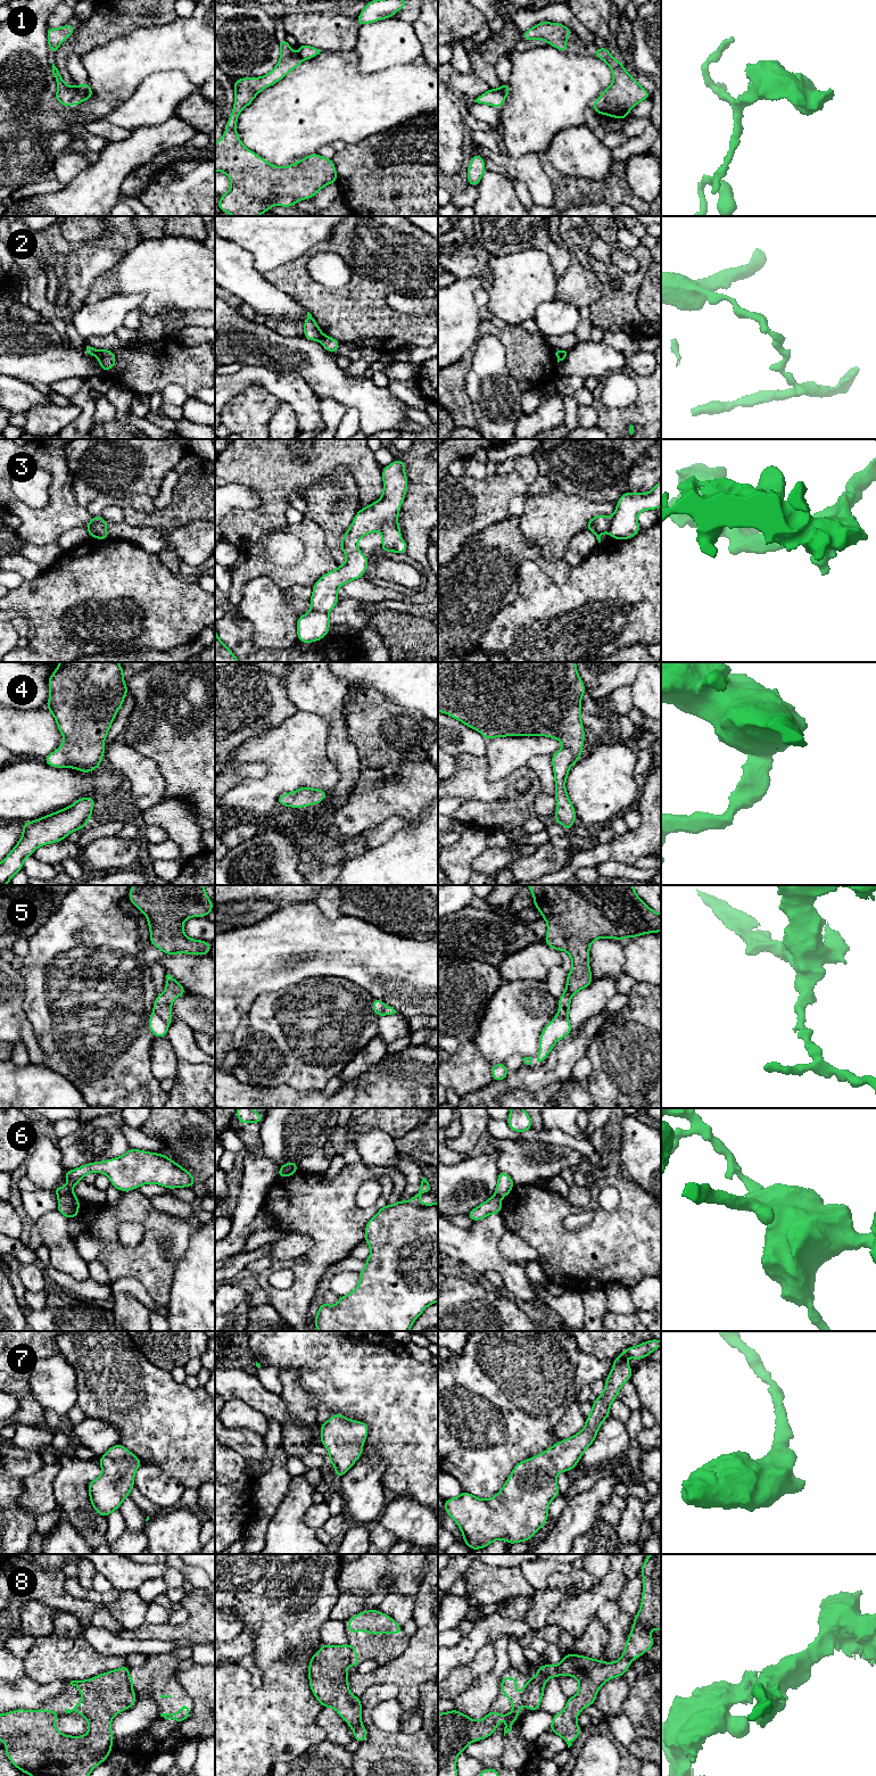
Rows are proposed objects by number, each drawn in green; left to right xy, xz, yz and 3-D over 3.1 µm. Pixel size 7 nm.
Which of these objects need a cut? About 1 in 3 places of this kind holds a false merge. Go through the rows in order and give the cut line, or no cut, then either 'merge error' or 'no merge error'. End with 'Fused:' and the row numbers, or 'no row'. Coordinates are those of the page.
1: cut xy (77, 87), (73, 102); merge error
2: cut xz (324, 335), (319, 340); merge error
3: cut xz (311, 609), (327, 613); merge error
4: cut none; no merge error
5: cut xy (154, 1010), (168, 1023); merge error
6: cut xy (72, 1192), (58, 1196); merge error
7: cut none; no merge error
8: cut xz (349, 1645), (352, 1663); merge error
Fused: 1, 2, 3, 5, 6, 8

